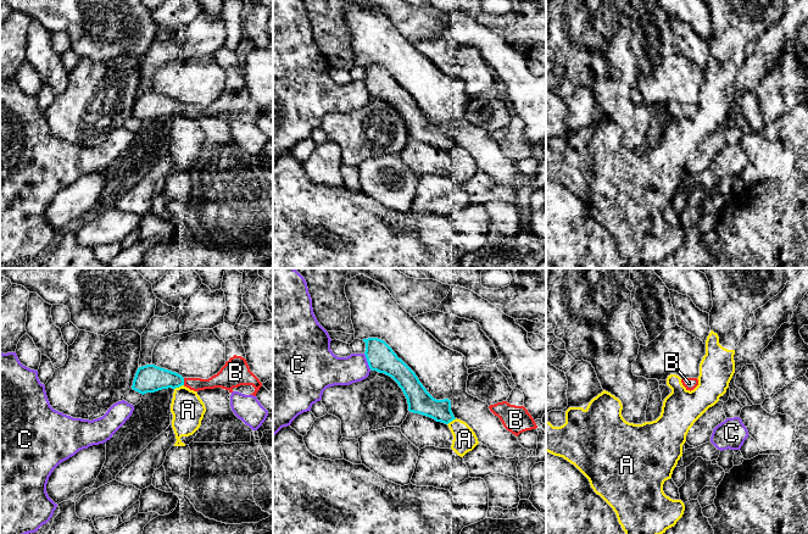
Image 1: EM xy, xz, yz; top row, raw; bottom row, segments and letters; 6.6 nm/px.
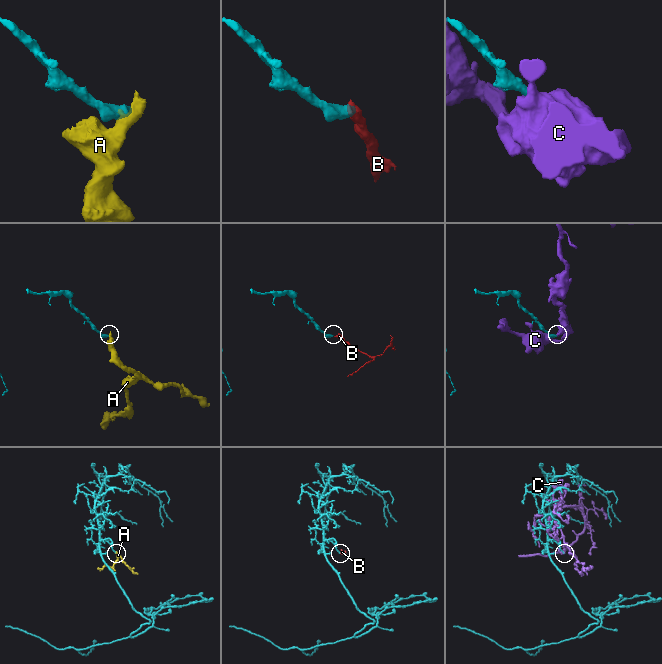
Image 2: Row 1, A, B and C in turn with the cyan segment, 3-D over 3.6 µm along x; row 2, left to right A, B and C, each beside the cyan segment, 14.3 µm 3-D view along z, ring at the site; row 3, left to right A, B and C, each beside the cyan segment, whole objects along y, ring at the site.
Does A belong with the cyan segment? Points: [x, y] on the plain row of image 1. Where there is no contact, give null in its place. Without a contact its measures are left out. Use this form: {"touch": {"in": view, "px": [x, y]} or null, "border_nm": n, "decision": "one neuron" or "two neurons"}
{"touch": {"in": "xy", "px": [178, 113]}, "border_nm": 70, "decision": "two neurons"}

